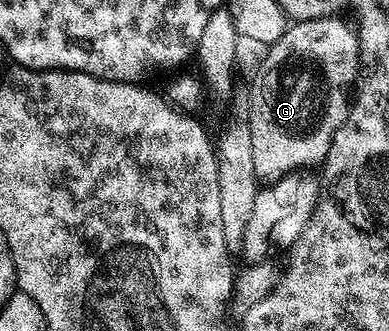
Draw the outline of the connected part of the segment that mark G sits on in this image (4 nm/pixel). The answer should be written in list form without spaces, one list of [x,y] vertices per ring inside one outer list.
[[[341,16],[303,20],[286,25],[283,36],[264,51],[265,59],[249,86],[249,115],[247,121],[251,132],[251,164],[255,176],[265,184],[272,184],[289,174],[298,173],[301,166],[320,167],[333,143],[335,132],[345,125],[351,109],[349,85],[359,78],[361,53],[357,32],[345,23]]]

